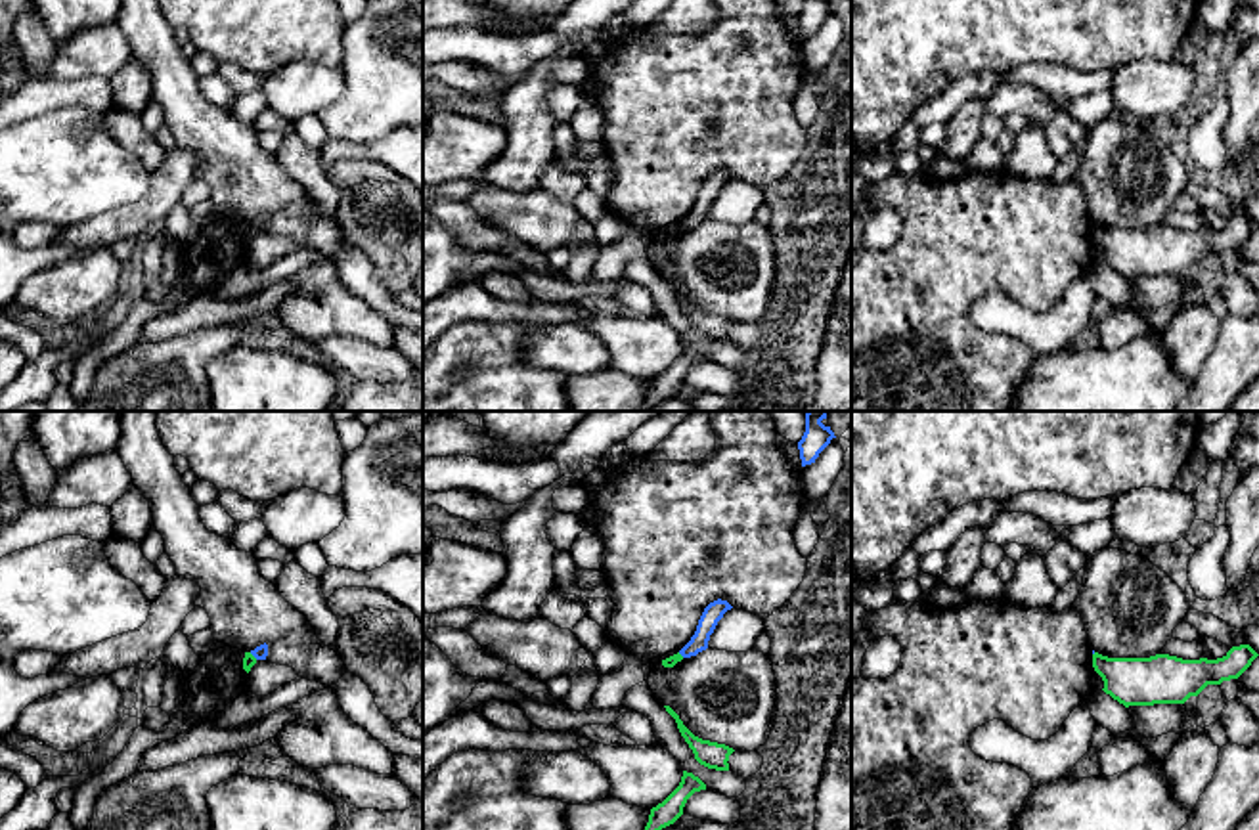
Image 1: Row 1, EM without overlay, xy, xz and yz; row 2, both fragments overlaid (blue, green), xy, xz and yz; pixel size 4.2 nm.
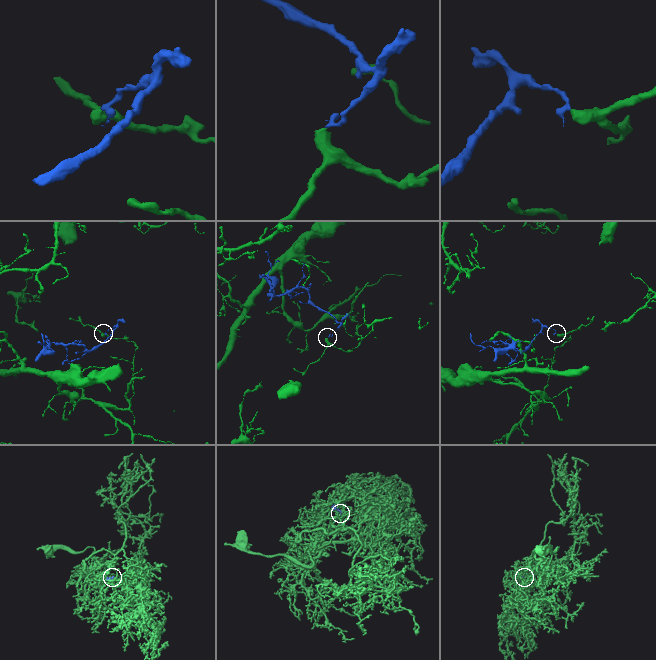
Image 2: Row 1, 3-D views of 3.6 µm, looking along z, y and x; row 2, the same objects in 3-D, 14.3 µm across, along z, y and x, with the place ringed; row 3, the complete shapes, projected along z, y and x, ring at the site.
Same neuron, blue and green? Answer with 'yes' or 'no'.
no

